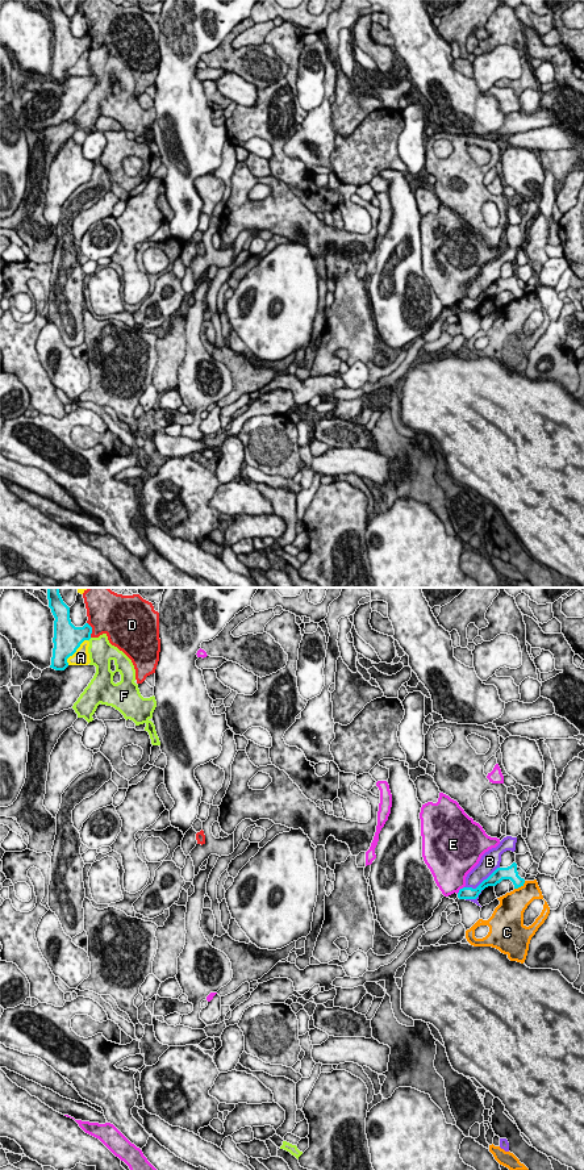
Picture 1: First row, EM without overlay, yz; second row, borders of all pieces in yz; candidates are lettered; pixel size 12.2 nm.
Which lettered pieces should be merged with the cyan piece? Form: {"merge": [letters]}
{"merge": []}

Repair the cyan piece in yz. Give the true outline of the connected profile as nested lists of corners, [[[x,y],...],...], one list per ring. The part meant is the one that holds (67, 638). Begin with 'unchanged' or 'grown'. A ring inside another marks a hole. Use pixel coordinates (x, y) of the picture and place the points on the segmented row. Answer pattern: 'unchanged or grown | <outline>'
unchanged | [[[47,588],[49,607],[54,620],[54,648],[50,668],[64,670],[68,667],[67,659],[72,656],[84,640],[91,639],[92,627],[85,623],[75,627],[70,619],[70,607],[63,602],[59,588]]]

